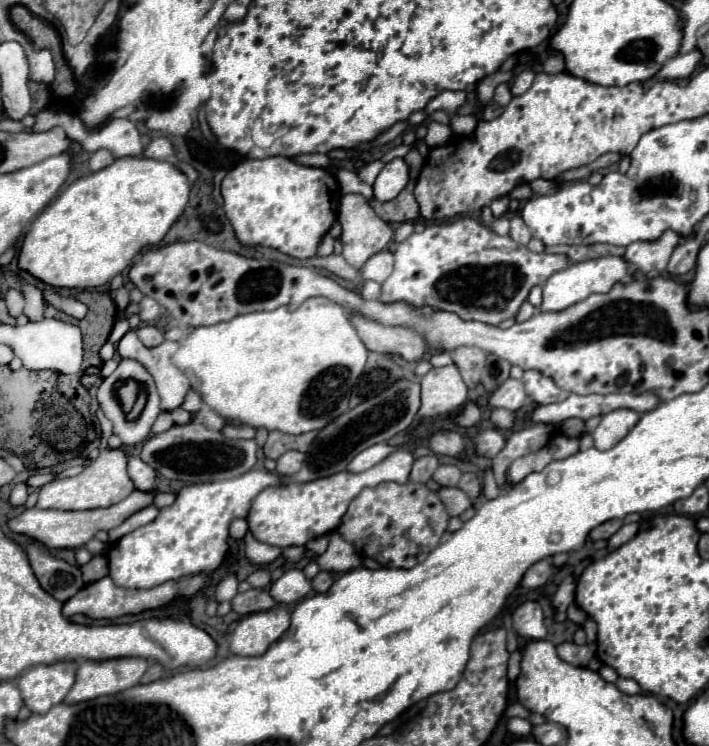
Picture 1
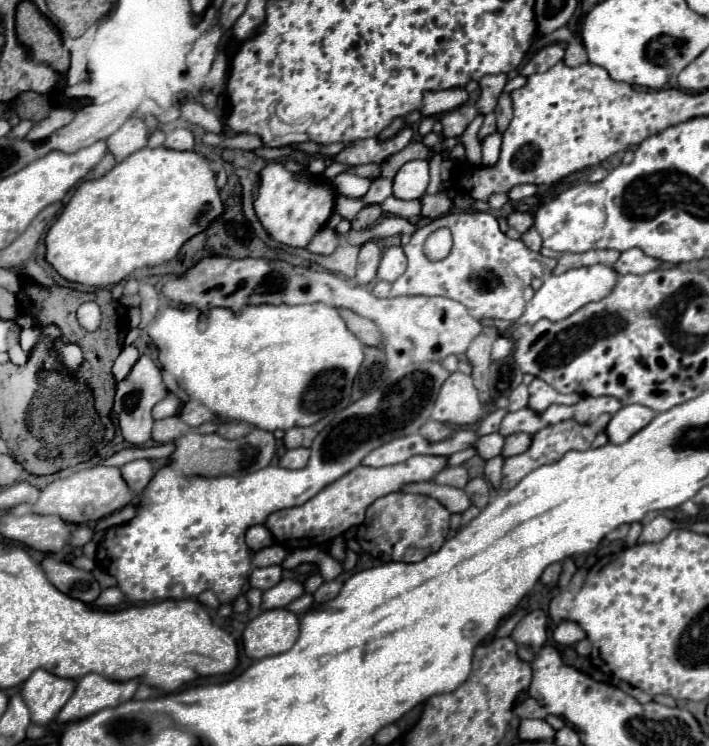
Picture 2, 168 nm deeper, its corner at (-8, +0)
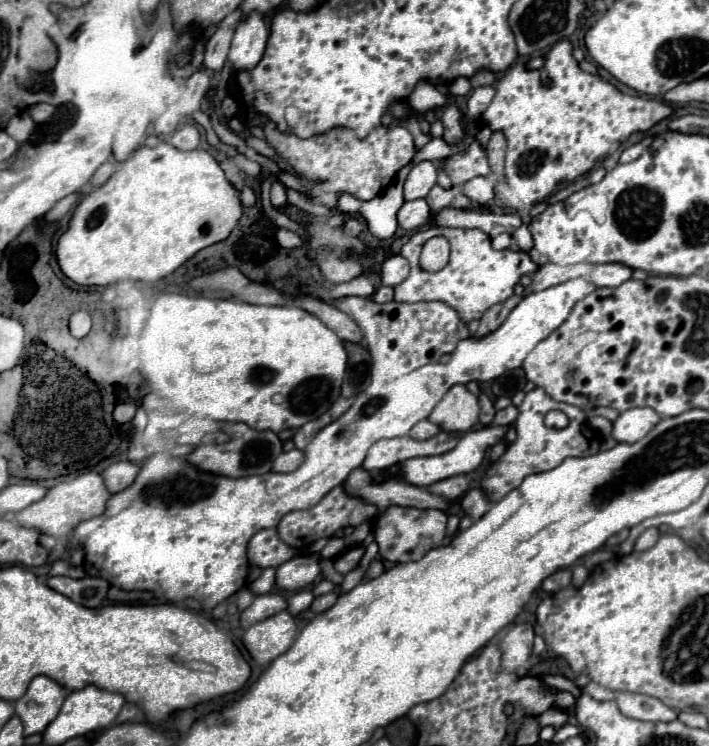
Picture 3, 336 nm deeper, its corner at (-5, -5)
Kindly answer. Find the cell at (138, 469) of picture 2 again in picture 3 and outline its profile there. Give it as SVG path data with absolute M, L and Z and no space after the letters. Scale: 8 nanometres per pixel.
M130 461L112 463L110 467L106 467L102 471L104 485L106 485L106 489L110 493L118 493L118 491L126 489L128 485L132 485L132 481L136 479L136 475L138 475L138 465L130 463Z

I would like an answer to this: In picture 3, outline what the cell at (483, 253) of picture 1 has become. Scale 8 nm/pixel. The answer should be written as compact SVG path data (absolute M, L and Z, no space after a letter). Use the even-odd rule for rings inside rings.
M428 227L410 237L408 243L404 243L400 255L410 261L410 275L406 281L394 287L396 301L402 303L420 303L420 301L442 301L456 309L460 313L460 319L464 323L472 319L480 319L486 309L492 305L506 301L514 293L514 285L520 281L522 275L534 273L538 269L536 263L528 257L524 251L496 251L490 245L490 237L478 229L442 229L442 227ZM432 237L446 237L450 243L450 261L444 269L436 273L428 273L418 265L420 251L424 243Z

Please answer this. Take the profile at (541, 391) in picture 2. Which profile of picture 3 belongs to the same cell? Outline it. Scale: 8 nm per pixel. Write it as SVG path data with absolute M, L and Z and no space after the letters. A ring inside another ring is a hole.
M540 387L526 393L526 397L518 409L520 409L520 415L514 423L518 437L514 443L508 445L504 455L486 469L484 479L482 479L482 489L512 491L512 489L516 489L516 485L520 485L520 481L524 481L524 477L528 477L528 473L542 473L542 471L554 469L556 465L560 465L560 461L564 461L564 457L586 457L586 455L600 451L600 433L588 425L588 413L584 409L568 405L568 403L552 401L546 395L546 391ZM550 409L564 411L570 417L570 425L562 431L548 429L544 425L544 415Z

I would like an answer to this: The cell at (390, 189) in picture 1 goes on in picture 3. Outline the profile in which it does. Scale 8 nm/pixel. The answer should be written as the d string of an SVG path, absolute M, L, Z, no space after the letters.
M420 161L412 167L404 181L404 199L422 199L428 195L428 191L436 185L438 167L434 167L432 161Z

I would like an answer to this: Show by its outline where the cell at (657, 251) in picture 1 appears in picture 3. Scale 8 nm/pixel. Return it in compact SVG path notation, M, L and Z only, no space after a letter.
M608 263L608 265L594 265L592 273L590 273L590 281L602 289L602 287L616 287L622 285L624 281L628 281L632 277L632 269L628 269L626 265L616 265L616 263Z

